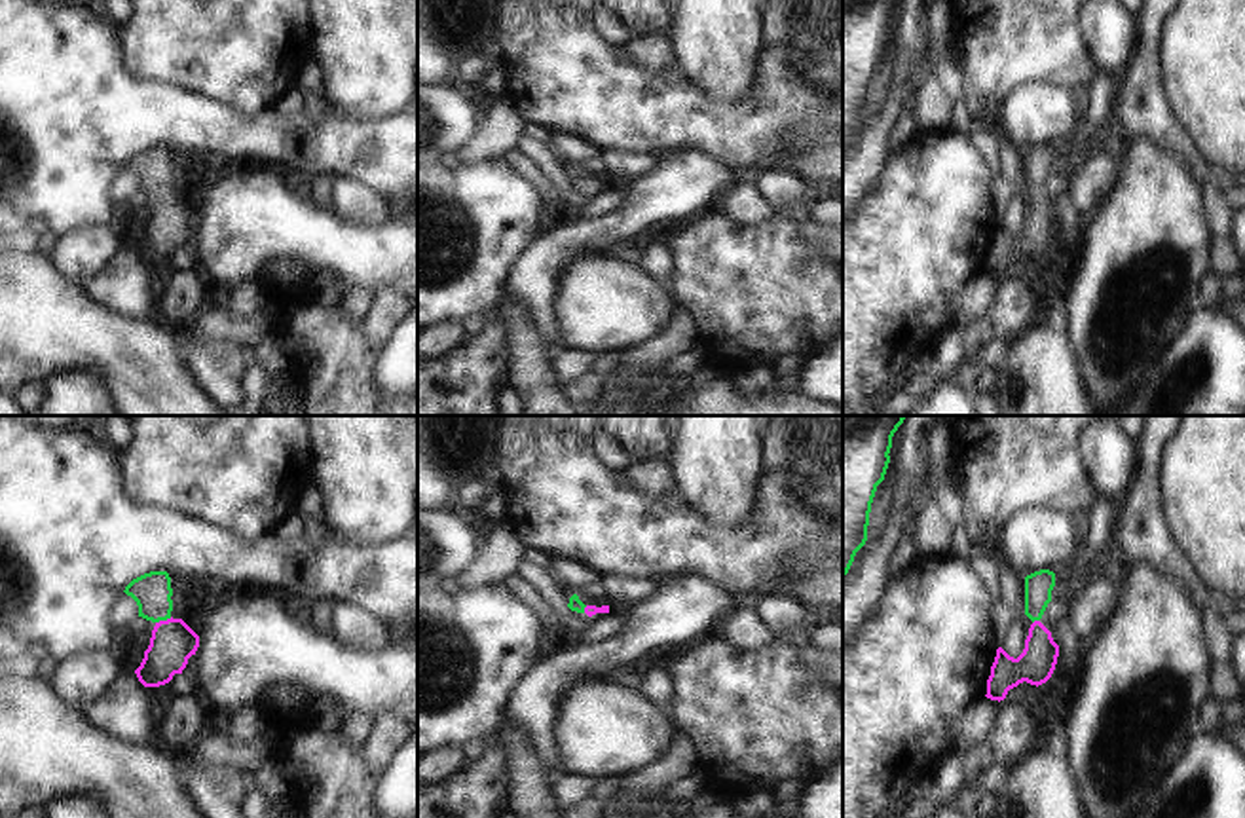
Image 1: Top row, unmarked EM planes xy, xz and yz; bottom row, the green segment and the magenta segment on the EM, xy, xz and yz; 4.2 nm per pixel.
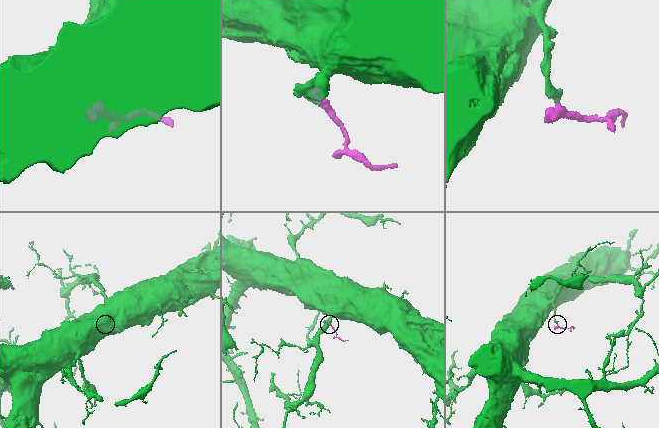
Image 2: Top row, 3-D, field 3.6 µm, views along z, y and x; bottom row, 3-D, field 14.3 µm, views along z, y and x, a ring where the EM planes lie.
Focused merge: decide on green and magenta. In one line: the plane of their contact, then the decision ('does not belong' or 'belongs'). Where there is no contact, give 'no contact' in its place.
meets green in xy; belongs

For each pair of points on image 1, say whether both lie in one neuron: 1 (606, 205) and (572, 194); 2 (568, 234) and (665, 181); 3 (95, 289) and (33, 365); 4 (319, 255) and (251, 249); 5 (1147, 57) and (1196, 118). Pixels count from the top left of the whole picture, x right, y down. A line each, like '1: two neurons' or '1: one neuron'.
1: two neurons
2: one neuron
3: two neurons
4: one neuron
5: two neurons

